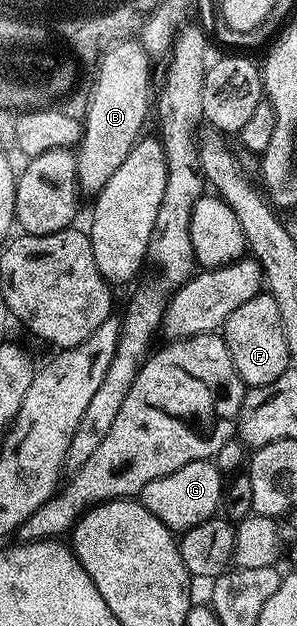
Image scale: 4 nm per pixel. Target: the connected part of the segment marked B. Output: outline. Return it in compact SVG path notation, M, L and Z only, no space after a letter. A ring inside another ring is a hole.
M123 41L106 54L104 68L99 65L94 68L96 81L88 96L88 109L82 115L82 139L77 157L78 183L85 193L98 193L110 182L114 170L122 166L126 154L130 154L145 131L144 123L150 120L154 100L152 64L148 60L149 51L141 51L136 45Z

